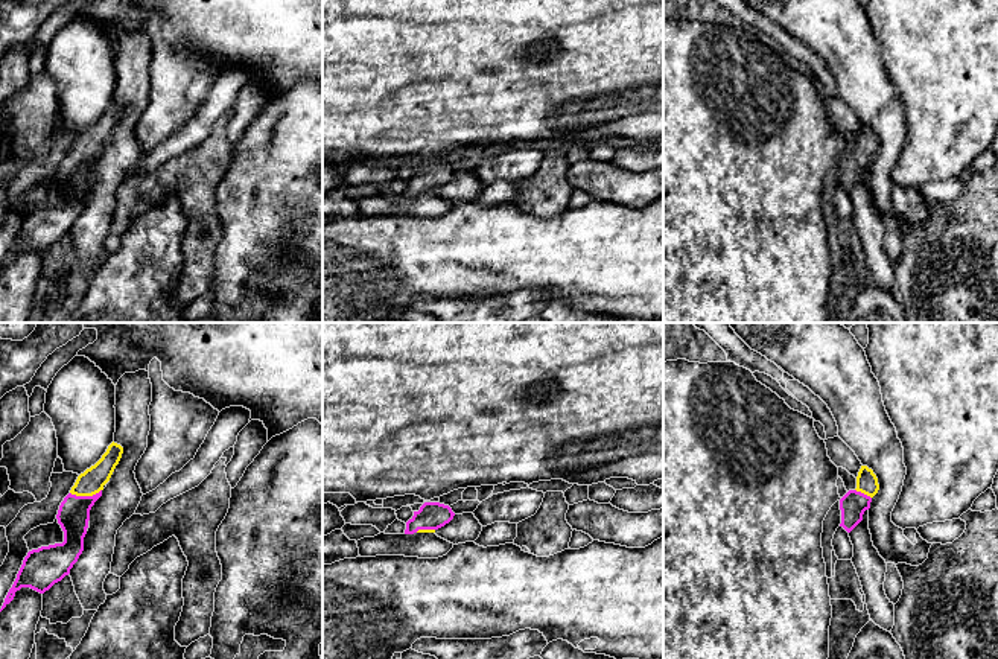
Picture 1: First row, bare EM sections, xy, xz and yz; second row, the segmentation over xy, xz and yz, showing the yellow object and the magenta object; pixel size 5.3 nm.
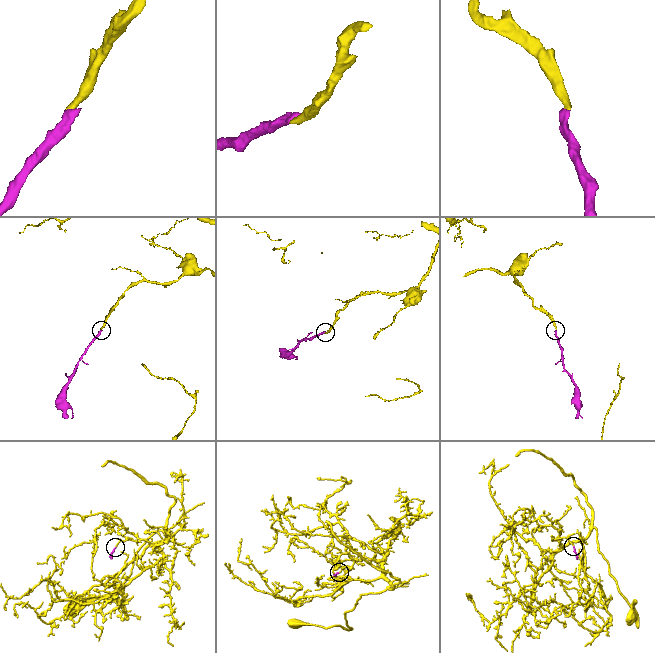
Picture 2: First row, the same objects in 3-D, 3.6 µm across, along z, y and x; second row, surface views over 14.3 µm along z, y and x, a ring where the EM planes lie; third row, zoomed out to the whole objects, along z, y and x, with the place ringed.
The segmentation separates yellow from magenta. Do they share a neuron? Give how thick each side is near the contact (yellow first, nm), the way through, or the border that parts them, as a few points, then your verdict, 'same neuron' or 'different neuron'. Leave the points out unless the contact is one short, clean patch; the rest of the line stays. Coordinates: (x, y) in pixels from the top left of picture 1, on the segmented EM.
calibres 140 and 170 nm; way xy (92, 481), (85, 495), (76, 504), (73, 515); same neuron

